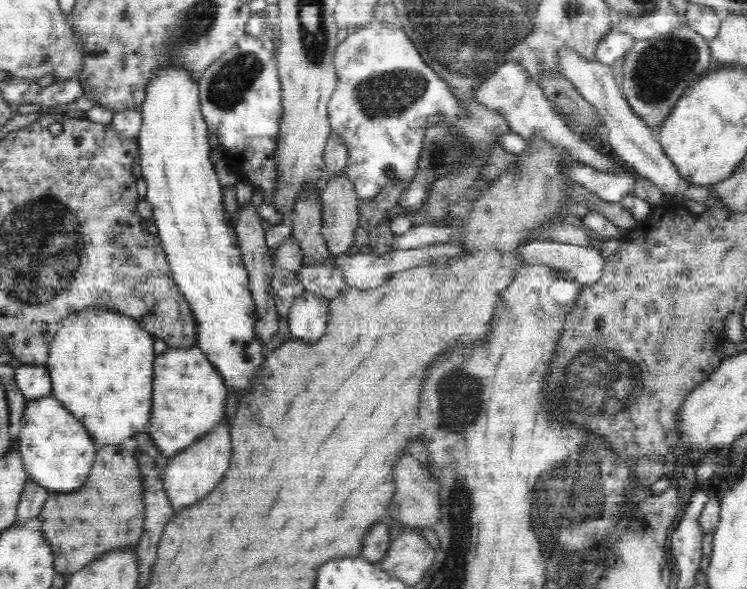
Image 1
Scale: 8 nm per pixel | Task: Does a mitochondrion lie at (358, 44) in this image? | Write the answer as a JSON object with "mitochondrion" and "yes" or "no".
{"mitochondrion":"no"}

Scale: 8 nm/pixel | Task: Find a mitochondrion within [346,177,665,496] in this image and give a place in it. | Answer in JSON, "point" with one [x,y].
{"point":[586,383]}

